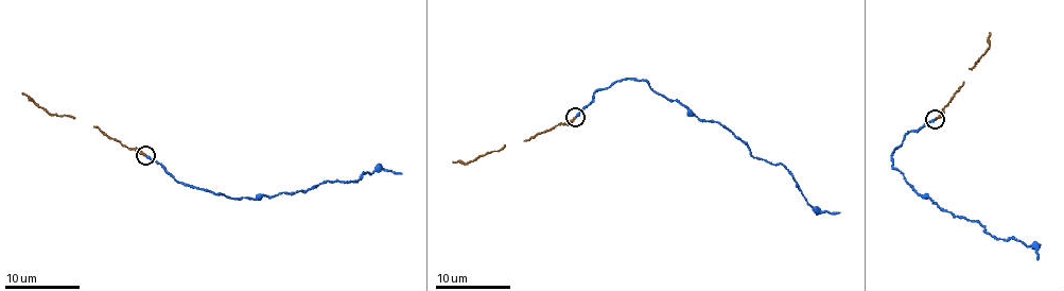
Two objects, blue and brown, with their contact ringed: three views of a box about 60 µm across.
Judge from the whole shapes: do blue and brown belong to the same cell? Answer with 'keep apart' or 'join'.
join

